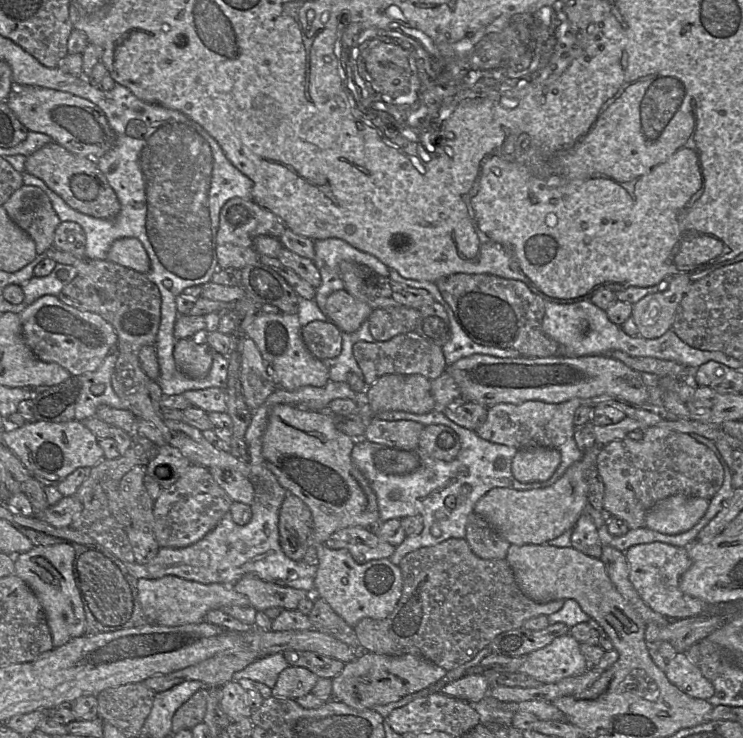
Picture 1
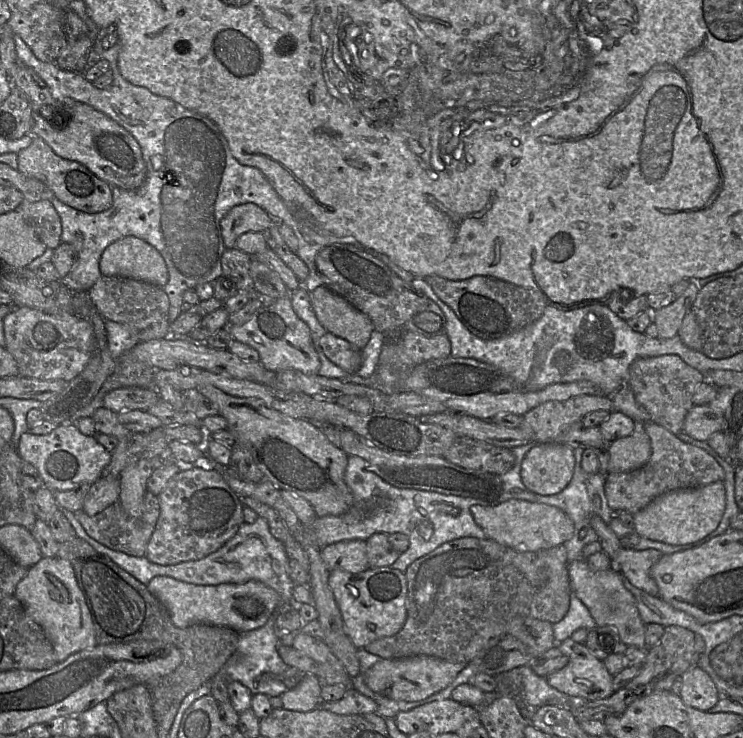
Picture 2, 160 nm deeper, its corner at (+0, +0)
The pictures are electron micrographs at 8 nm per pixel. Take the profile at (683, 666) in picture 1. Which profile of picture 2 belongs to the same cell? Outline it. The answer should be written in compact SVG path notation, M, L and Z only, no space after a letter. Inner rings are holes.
M699 666L688 670L679 677L677 694L687 706L706 712L719 700L715 684Z

